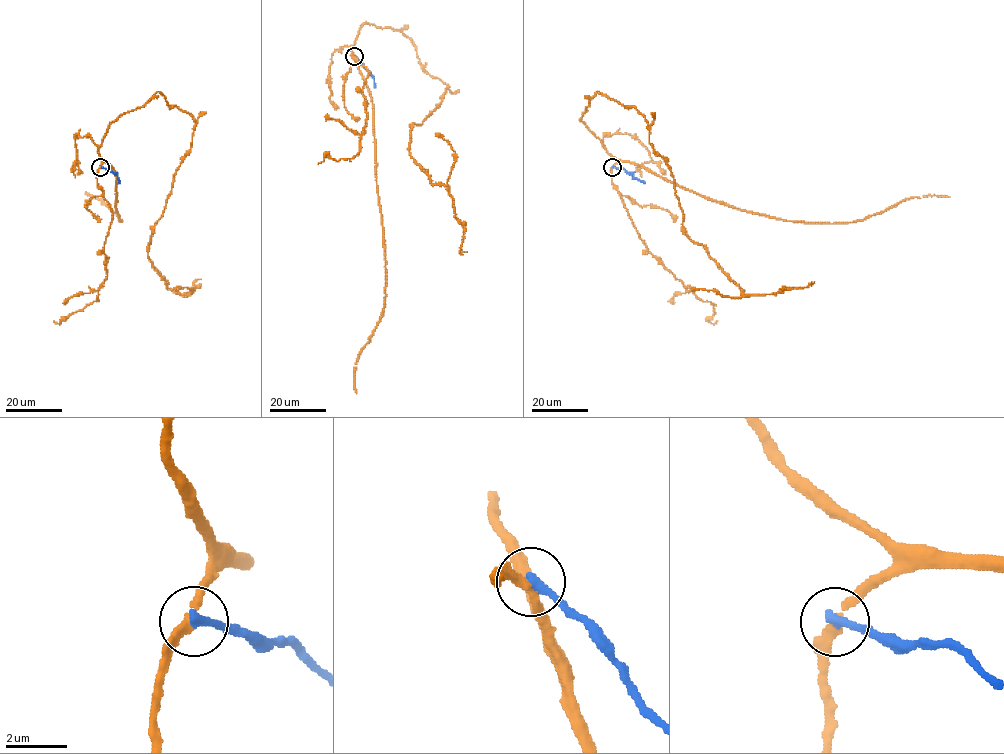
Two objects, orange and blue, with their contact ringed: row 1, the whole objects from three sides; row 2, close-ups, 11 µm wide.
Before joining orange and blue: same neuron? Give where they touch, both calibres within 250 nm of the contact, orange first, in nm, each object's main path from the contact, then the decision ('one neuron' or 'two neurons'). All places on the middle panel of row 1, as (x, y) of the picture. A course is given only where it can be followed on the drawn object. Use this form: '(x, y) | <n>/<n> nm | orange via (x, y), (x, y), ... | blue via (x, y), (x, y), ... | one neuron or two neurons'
(354, 56) | 280/320 nm | orange via (354, 56), (365, 23), (399, 29), (448, 87), (413, 125), (409, 155), (445, 185), (467, 251) | blue via (354, 55), (373, 78), (375, 88) | two neurons

